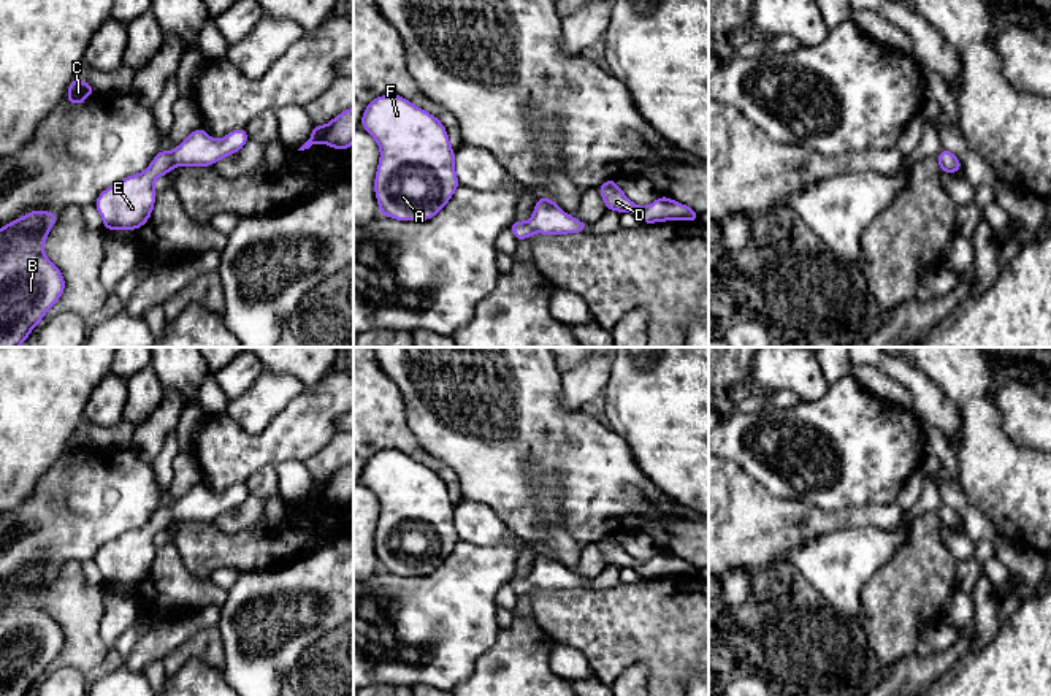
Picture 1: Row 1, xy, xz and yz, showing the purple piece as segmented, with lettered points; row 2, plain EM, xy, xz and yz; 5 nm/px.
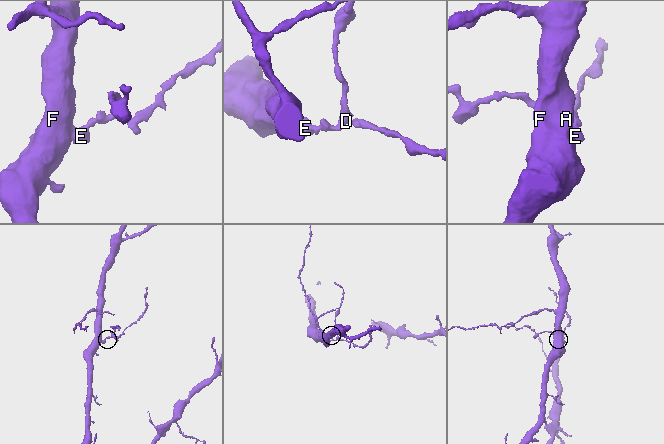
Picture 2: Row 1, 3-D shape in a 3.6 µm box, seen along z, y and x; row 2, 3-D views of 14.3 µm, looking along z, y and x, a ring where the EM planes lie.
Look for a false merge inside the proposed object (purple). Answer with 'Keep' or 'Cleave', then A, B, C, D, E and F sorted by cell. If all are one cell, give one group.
Keep. Groups: A B C D E F

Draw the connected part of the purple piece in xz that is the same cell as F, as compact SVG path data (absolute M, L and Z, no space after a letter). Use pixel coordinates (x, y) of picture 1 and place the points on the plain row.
M387 449L366 460L360 480L380 504L374 533L380 571L401 577L434 572L460 542L444 479L404 452Z

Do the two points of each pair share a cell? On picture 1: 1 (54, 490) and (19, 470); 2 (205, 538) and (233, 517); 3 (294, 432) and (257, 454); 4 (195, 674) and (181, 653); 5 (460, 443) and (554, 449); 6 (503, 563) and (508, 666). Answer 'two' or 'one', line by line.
1: two
2: two
3: one
4: two
5: one
6: two

